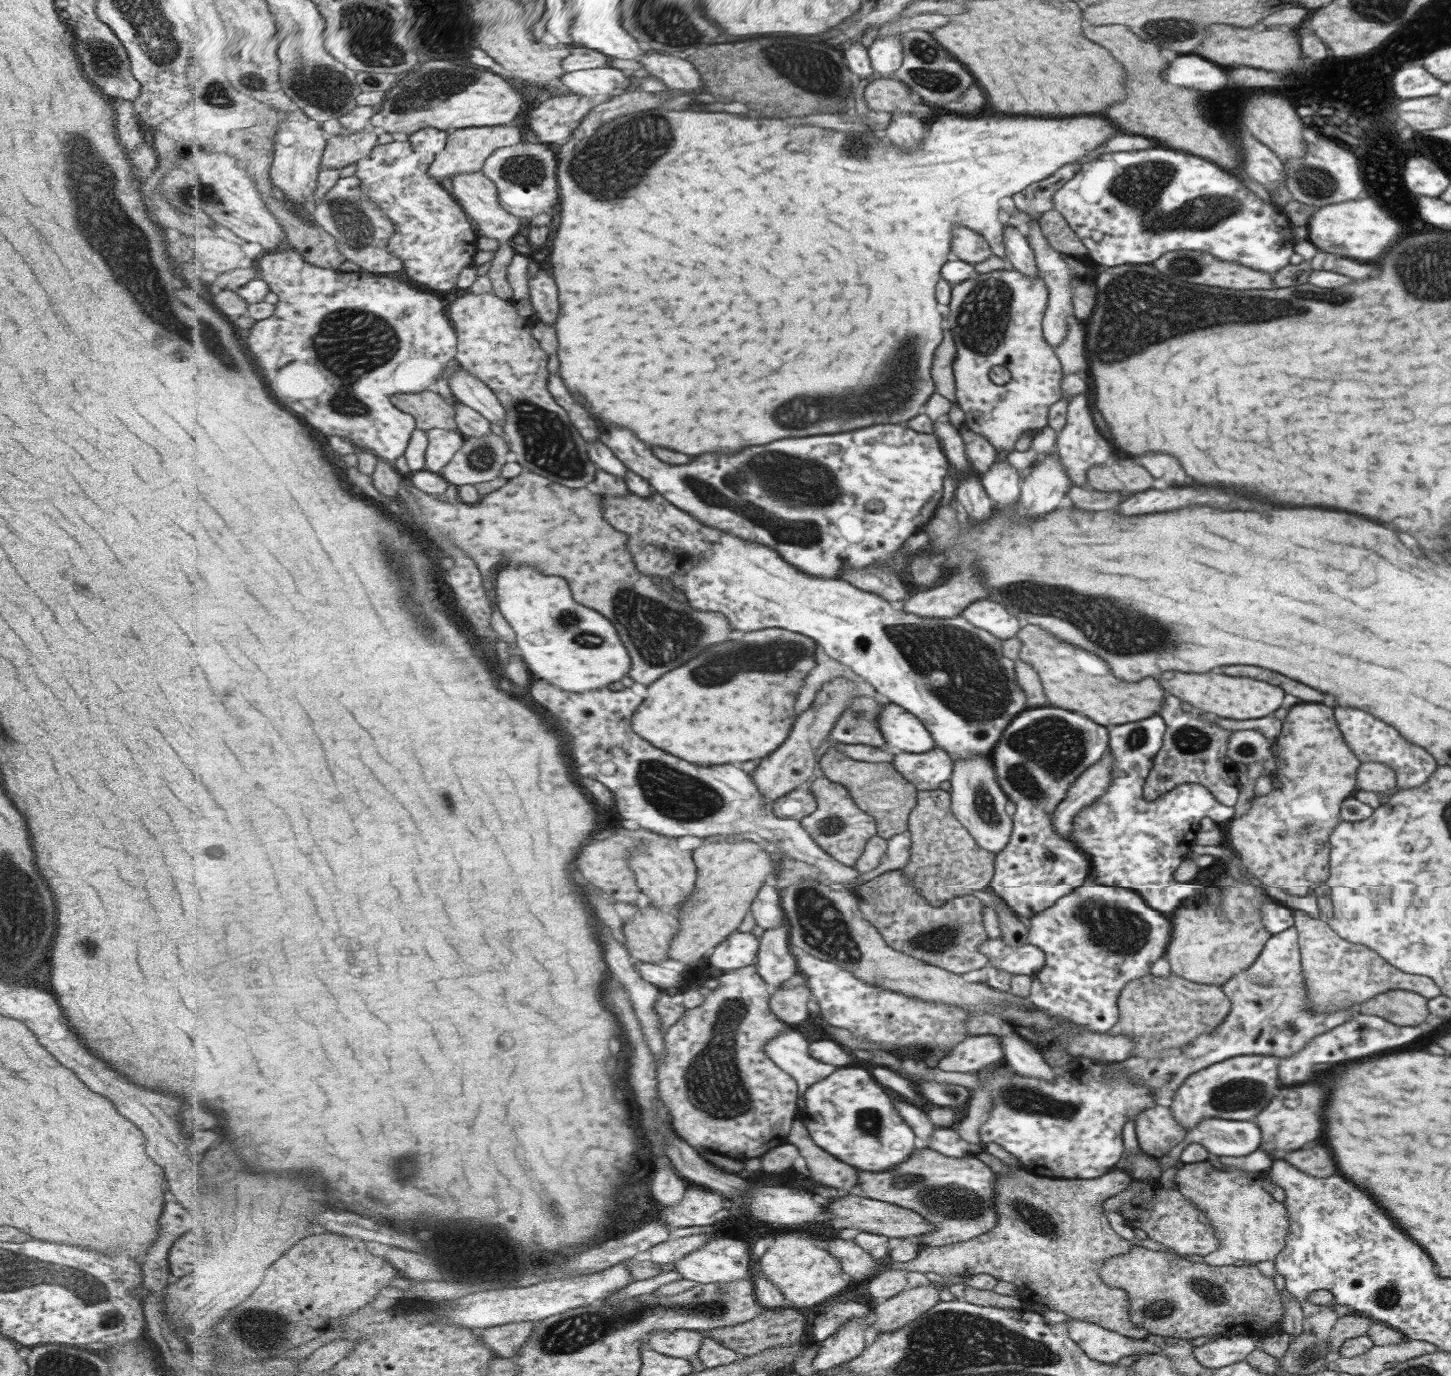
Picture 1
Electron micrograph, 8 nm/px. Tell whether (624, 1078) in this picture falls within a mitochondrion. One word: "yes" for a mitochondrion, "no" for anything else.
no

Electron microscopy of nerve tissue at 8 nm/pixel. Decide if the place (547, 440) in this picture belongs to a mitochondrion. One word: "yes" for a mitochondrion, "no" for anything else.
yes

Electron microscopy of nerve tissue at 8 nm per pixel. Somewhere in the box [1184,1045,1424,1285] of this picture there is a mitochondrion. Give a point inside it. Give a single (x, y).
(1234, 1094)

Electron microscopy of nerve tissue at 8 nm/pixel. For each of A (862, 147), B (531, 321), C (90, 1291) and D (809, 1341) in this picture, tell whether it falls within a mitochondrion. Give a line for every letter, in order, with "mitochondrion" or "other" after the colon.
A: mitochondrion
B: other
C: mitochondrion
D: other

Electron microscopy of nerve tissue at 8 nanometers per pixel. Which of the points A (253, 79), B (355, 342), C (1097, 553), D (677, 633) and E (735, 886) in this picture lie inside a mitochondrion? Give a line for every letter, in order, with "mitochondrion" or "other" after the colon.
A: mitochondrion
B: mitochondrion
C: other
D: mitochondrion
E: other

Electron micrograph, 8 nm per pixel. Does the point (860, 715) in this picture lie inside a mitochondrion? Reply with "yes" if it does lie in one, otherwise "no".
yes

